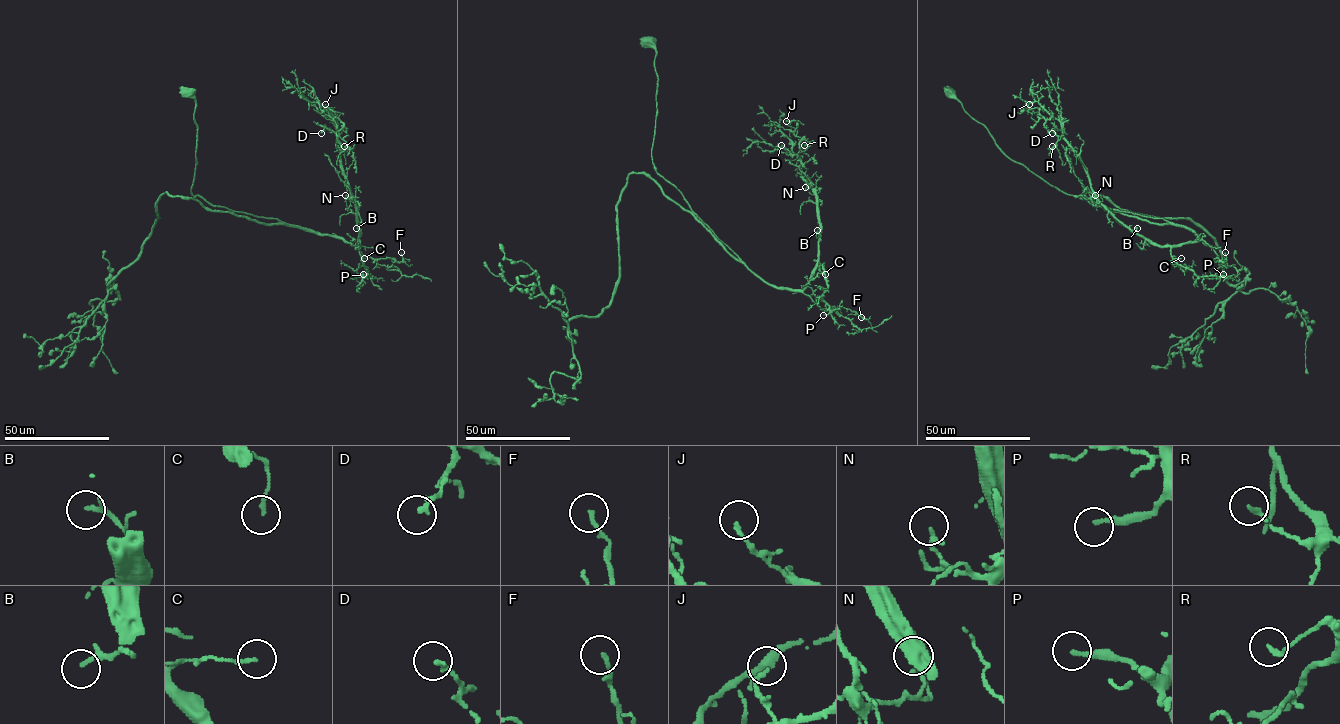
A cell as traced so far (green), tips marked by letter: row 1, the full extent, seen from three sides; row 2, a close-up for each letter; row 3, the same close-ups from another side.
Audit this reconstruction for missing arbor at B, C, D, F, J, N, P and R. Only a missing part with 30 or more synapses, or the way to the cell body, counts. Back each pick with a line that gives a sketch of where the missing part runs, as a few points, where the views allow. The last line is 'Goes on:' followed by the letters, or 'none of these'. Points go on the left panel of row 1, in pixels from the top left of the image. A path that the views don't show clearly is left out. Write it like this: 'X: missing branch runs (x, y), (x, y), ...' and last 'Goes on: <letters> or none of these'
Goes on: P

